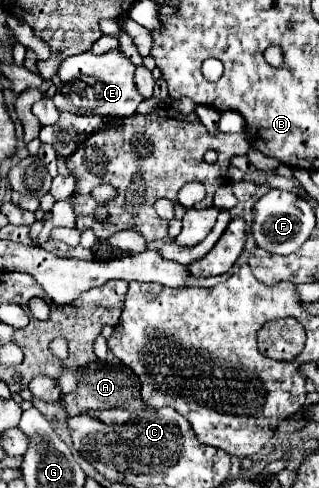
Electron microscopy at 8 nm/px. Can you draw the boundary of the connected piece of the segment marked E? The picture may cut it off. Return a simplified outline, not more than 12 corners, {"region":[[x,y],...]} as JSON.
{"region":[[121,50],[59,64],[59,112],[131,116],[143,98]]}

